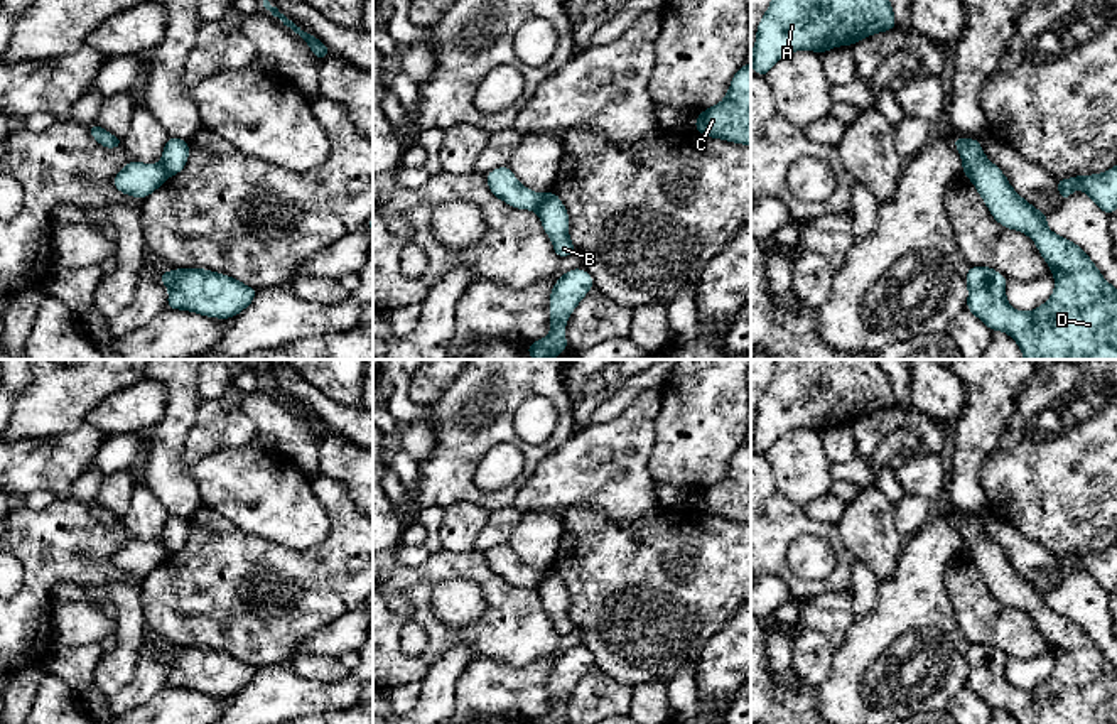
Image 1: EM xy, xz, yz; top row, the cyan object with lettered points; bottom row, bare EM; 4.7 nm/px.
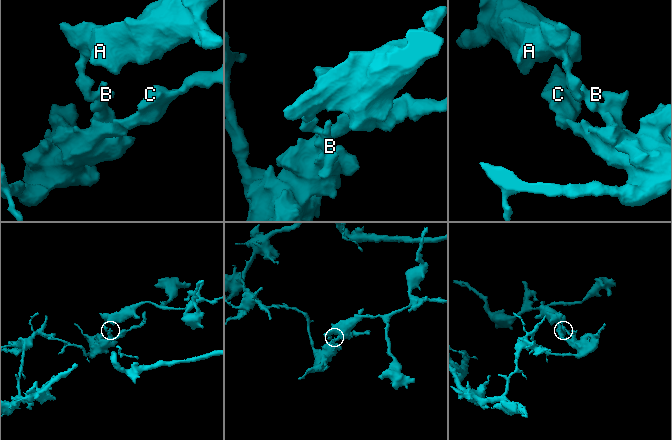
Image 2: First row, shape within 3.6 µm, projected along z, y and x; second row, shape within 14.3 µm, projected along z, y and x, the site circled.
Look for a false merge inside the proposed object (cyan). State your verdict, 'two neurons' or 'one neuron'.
two neurons

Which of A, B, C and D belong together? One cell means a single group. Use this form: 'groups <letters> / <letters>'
groups A / B C D

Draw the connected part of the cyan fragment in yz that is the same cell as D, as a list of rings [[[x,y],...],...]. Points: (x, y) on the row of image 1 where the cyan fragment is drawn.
[[[953,137],[953,143],[960,152],[963,174],[970,176],[992,218],[1004,228],[1026,233],[1056,280],[1053,295],[1043,305],[1021,312],[1006,300],[1006,277],[990,267],[969,267],[967,309],[989,329],[1009,334],[1024,359],[1117,359],[1117,289],[1102,277],[1077,243],[1055,235],[1046,226],[1048,214],[1012,189],[1004,172],[982,152],[980,140]]]

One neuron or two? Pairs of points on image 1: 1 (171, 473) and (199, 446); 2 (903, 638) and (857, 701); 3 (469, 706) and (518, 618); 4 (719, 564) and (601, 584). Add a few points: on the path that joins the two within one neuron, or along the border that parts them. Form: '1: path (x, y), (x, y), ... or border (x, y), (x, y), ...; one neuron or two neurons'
1: border (193, 422), (184, 449), (184, 464), (189, 470); two neurons
2: path (901, 653), (869, 686); one neuron
3: border (471, 659), (495, 659), (512, 665), (535, 660); two neurons
4: path (690, 588), (655, 588), (630, 581); one neuron

